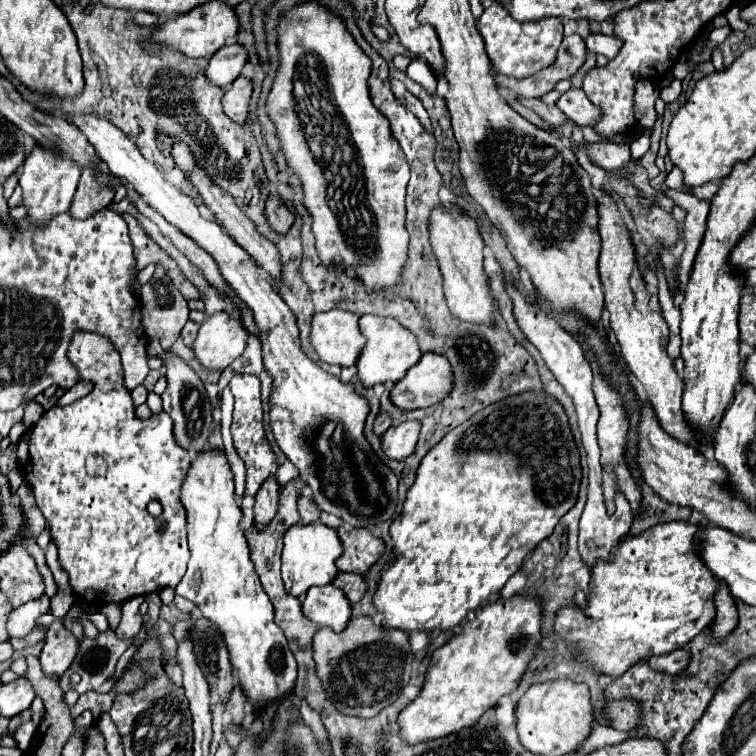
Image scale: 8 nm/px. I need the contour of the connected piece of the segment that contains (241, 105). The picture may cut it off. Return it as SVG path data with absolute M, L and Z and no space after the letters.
M246 76L234 80L234 84L224 94L224 112L238 124L248 124L248 104L252 96L252 82Z

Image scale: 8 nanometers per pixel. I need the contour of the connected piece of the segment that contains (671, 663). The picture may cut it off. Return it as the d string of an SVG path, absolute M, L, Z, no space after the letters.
M680 648L680 650L674 650L674 652L670 652L670 654L662 654L662 656L652 656L652 658L648 658L648 664L650 664L650 668L654 668L654 670L658 670L658 672L670 672L670 674L678 674L680 672L680 666L682 664L686 664L686 656L690 656L690 654L686 654L688 650L684 650L684 648Z

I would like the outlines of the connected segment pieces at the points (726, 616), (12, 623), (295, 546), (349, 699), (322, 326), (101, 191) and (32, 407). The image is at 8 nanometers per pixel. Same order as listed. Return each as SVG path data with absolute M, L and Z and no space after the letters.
M720 582L720 588L716 592L716 620L712 622L712 634L716 640L722 640L736 628L736 602L730 596L730 590Z
M42 596L42 600L32 600L22 608L14 608L8 616L8 634L12 638L24 638L28 632L34 630L36 618L50 608L50 598Z
M296 524L284 534L284 550L282 550L282 580L284 588L294 594L296 598L306 594L312 586L324 586L330 584L336 574L336 558L342 556L342 542L338 538L338 532L326 524Z
M354 616L338 634L332 628L320 628L314 634L316 674L322 680L330 702L346 716L372 718L390 706L408 684L414 654L408 634L396 628L376 626L370 616Z
M346 310L320 312L312 320L312 344L320 360L336 366L356 366L366 338L358 328L360 314Z
M82 168L82 176L78 182L78 190L74 194L74 202L70 206L70 214L76 216L76 220L84 220L86 216L92 216L96 210L106 208L114 200L114 194L114 188L98 182L92 168Z
M28 400L28 402L26 402L26 408L24 408L24 418L22 418L24 426L26 426L26 428L32 428L32 426L40 420L42 414L44 414L42 406L40 406L36 400Z

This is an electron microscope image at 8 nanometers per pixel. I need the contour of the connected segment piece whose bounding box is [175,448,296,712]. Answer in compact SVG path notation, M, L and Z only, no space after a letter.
M206 448L196 454L182 482L180 502L186 510L192 556L188 572L176 586L175 594L192 600L204 618L222 628L236 678L258 712L268 702L292 692L296 684L296 660L286 636L274 622L274 608L250 560L240 526L242 510L234 500L234 474L224 452Z

